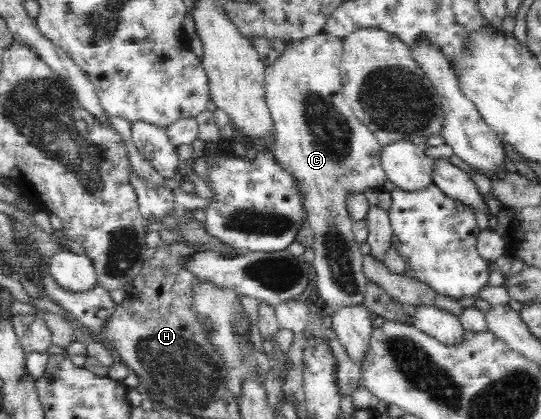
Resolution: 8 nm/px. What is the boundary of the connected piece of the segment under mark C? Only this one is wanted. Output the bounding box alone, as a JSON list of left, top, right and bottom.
[265,31,386,314]

